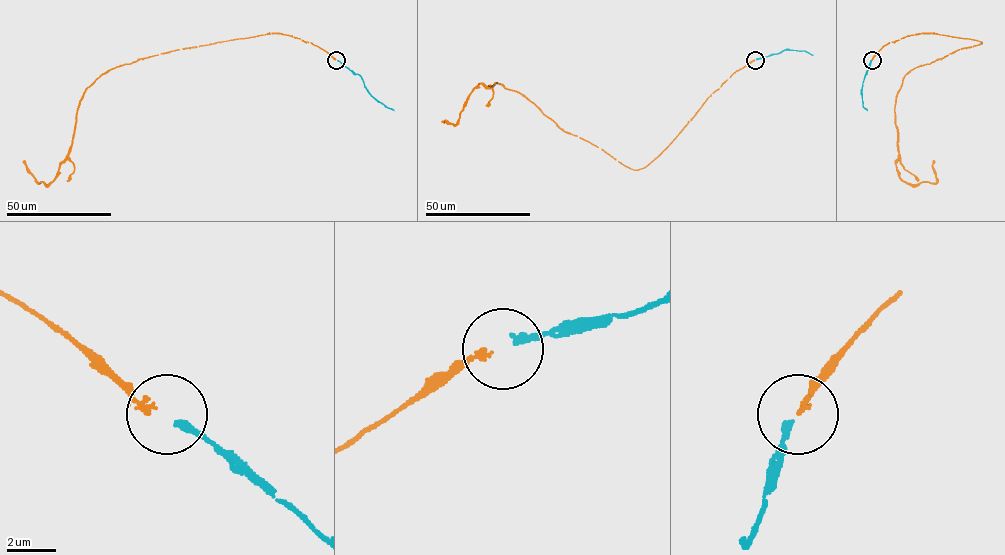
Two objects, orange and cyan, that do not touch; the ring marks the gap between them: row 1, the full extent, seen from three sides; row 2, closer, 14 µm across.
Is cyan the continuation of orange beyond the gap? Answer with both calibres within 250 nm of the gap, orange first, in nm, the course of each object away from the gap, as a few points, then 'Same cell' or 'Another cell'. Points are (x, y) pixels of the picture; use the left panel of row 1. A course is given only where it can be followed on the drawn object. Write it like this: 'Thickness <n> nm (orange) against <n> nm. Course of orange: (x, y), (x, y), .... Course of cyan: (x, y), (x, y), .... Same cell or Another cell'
Thickness 200 nm (orange) against 280 nm. Course of orange: (336, 59), (310, 42), (272, 33), (125, 63), (84, 93), (70, 151), (48, 185), (37, 182), (24, 160). Course of cyan: (337, 60), (357, 73), (368, 92), (394, 110). Same cell

